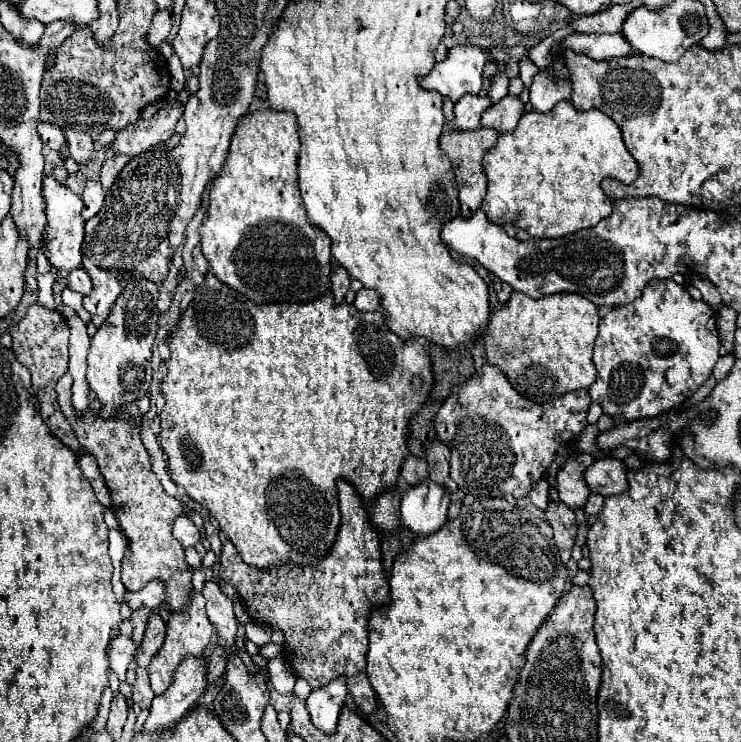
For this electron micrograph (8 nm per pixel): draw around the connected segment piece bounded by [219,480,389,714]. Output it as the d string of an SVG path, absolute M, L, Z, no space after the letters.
M339 480L339 506L341 528L327 560L307 564L307 568L275 564L275 568L259 570L247 566L237 548L225 542L219 576L237 588L253 622L283 630L285 658L299 678L305 678L317 690L337 676L347 676L355 704L371 714L377 708L377 694L365 674L367 620L375 606L389 602L389 584L381 564L381 536L375 532L367 508L363 508L363 498L347 480Z

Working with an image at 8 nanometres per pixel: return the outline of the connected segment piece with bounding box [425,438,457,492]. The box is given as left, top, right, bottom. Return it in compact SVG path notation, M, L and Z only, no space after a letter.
M433 438L433 442L425 448L425 452L427 452L427 472L431 480L443 484L449 492L455 492L457 484L449 478L449 458L451 458L449 448L437 438Z

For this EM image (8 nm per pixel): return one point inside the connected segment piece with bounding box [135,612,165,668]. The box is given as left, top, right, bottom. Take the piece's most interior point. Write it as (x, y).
(155, 634)

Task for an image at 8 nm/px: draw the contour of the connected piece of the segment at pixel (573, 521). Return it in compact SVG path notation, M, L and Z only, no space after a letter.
M549 502L545 508L545 518L555 532L555 544L563 562L569 562L571 550L577 538L577 514L563 502Z

